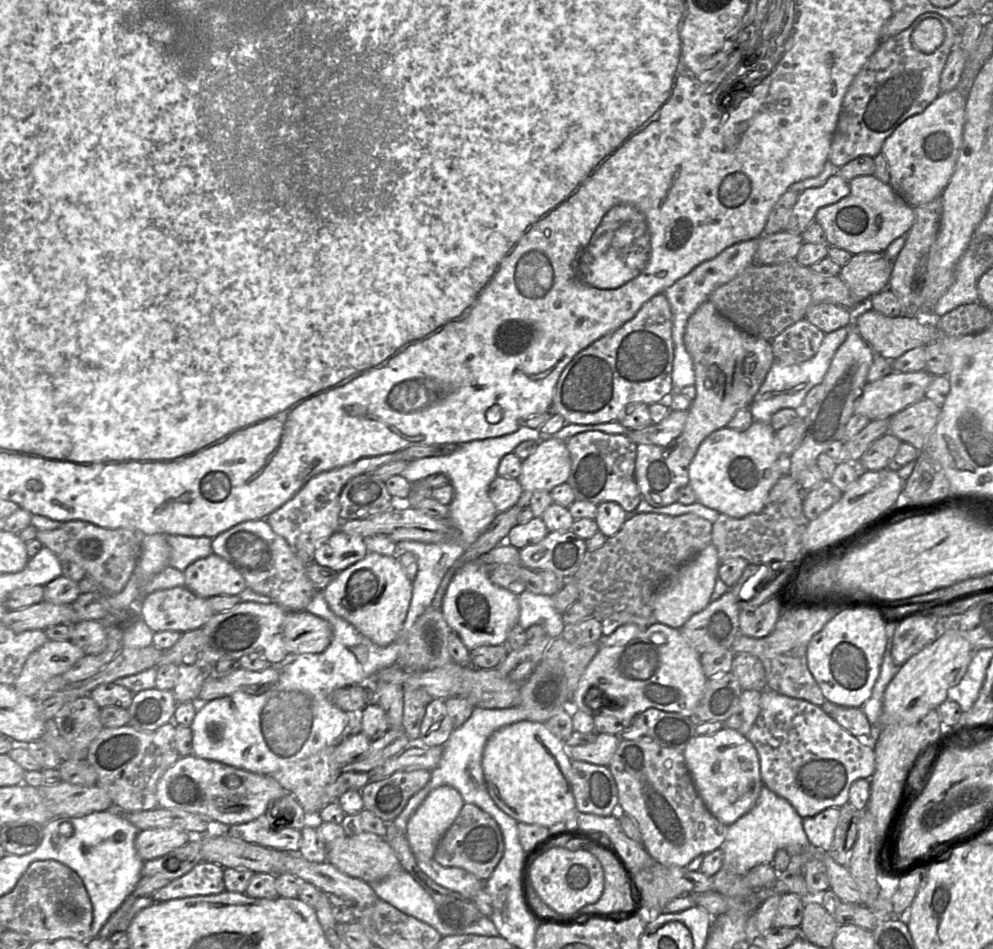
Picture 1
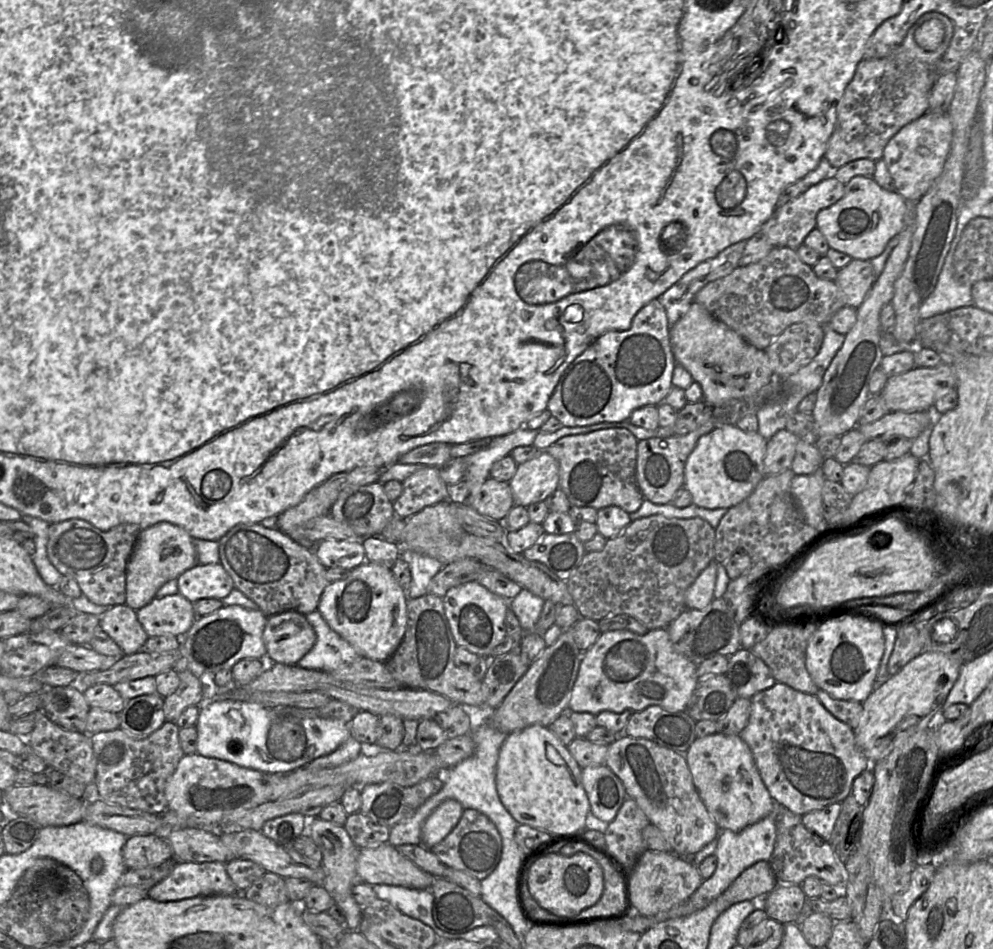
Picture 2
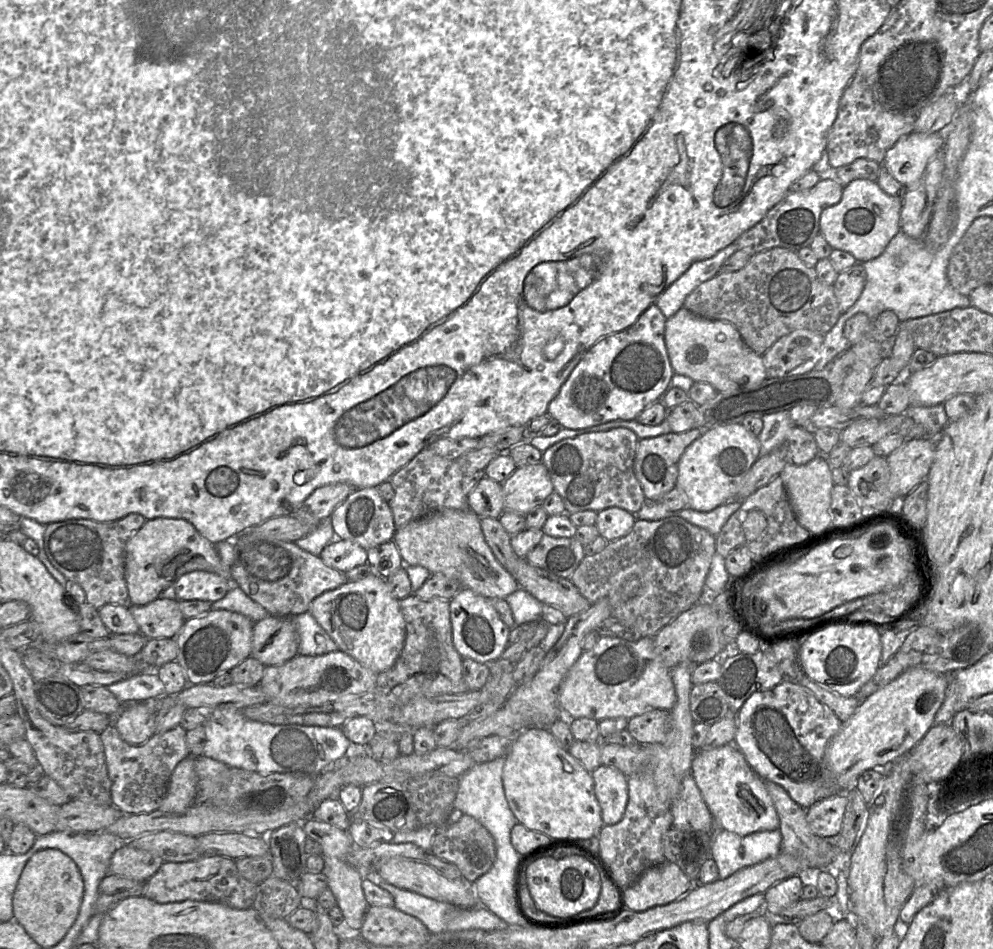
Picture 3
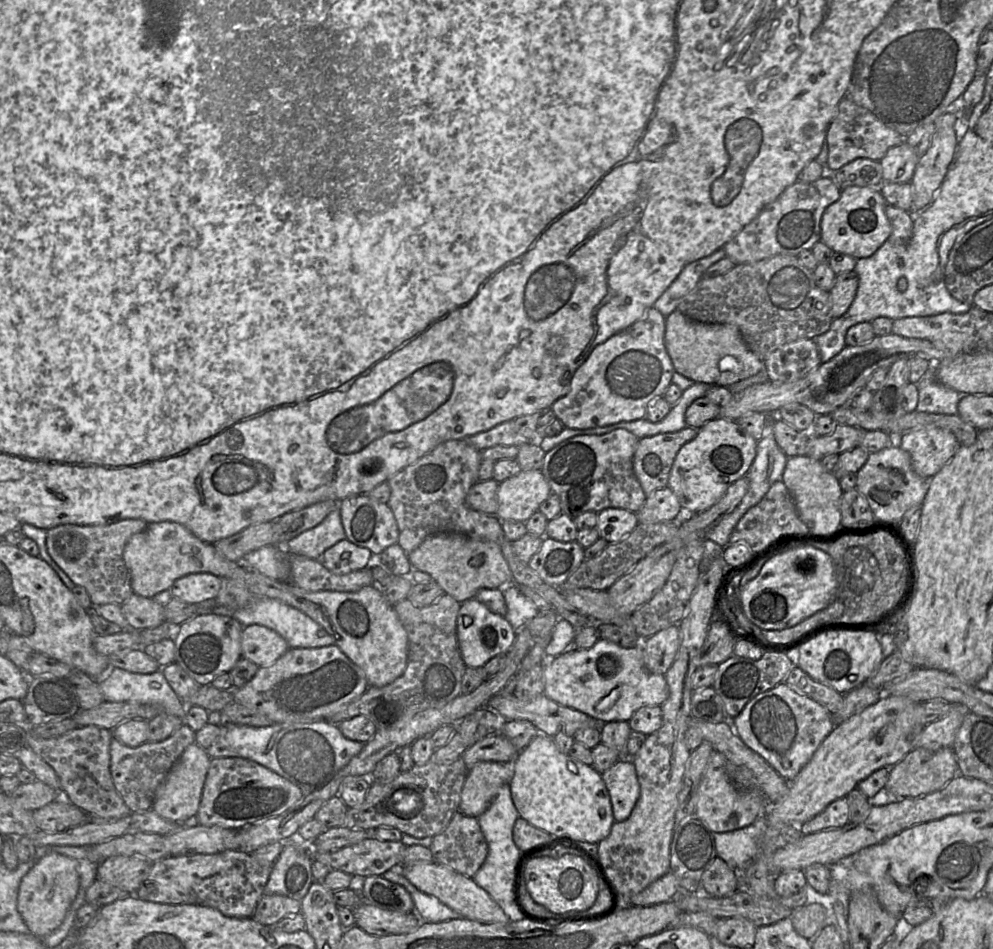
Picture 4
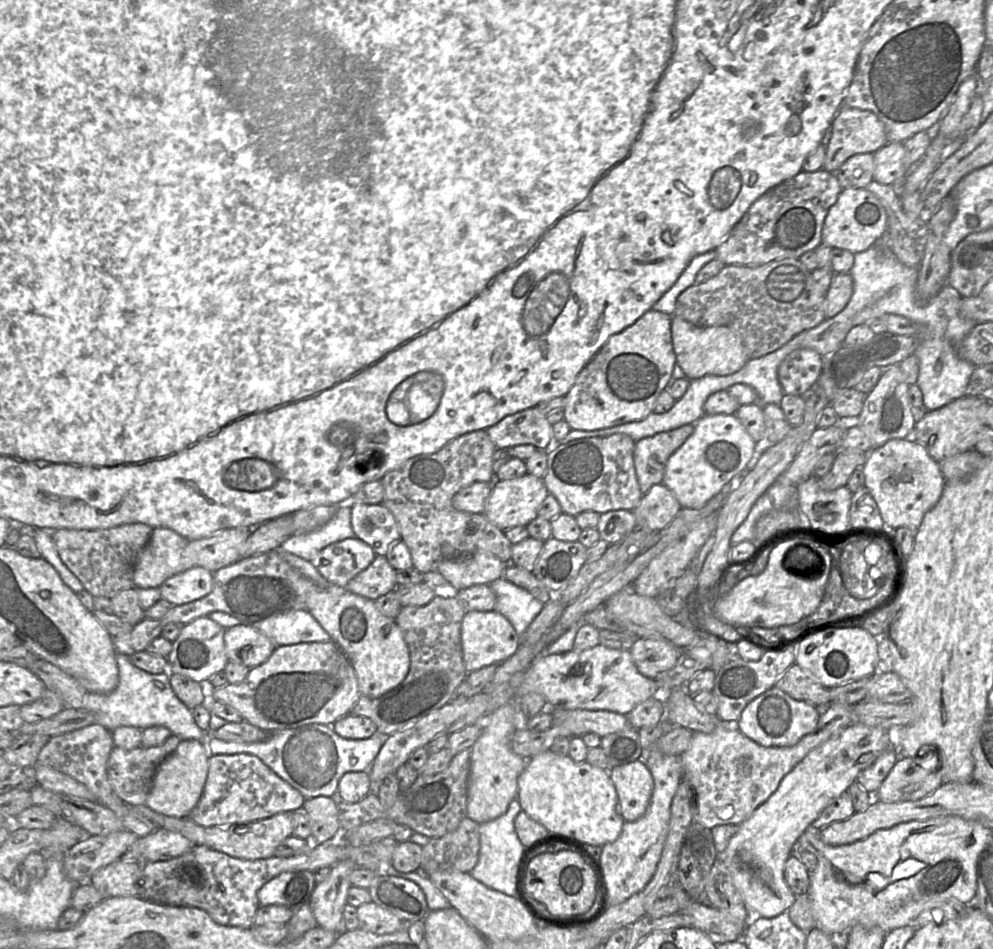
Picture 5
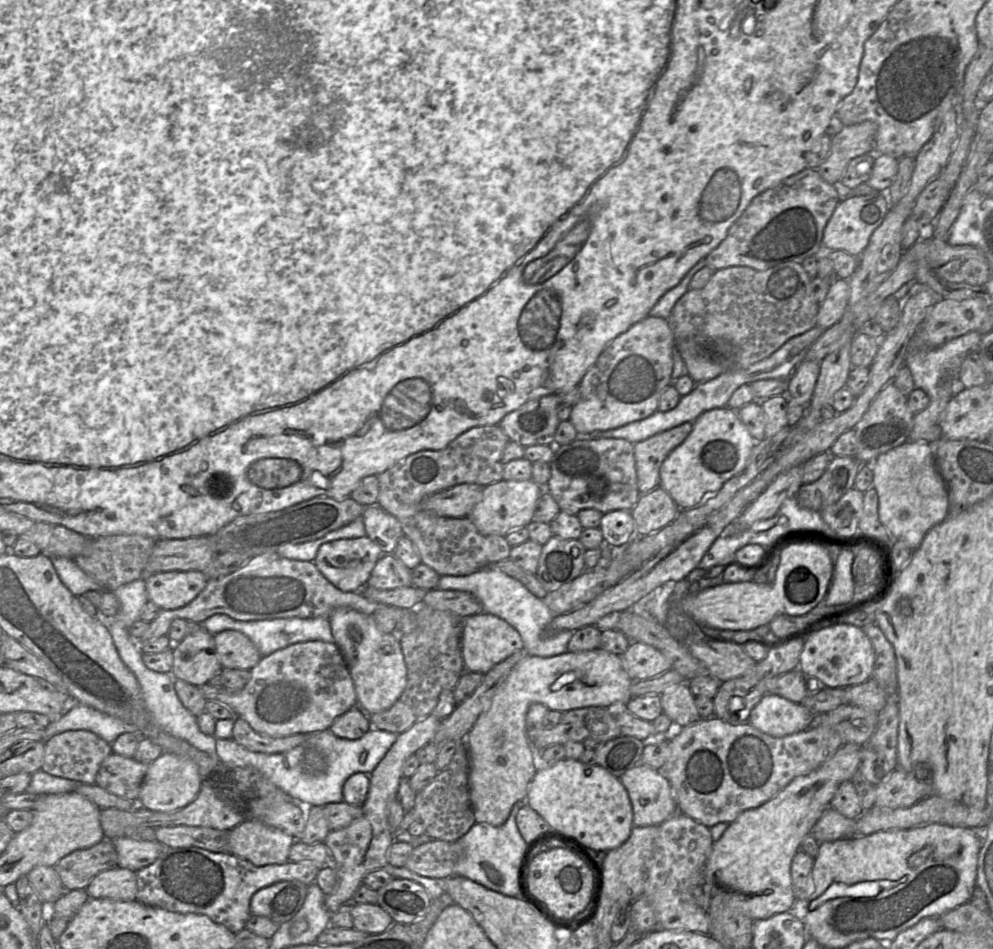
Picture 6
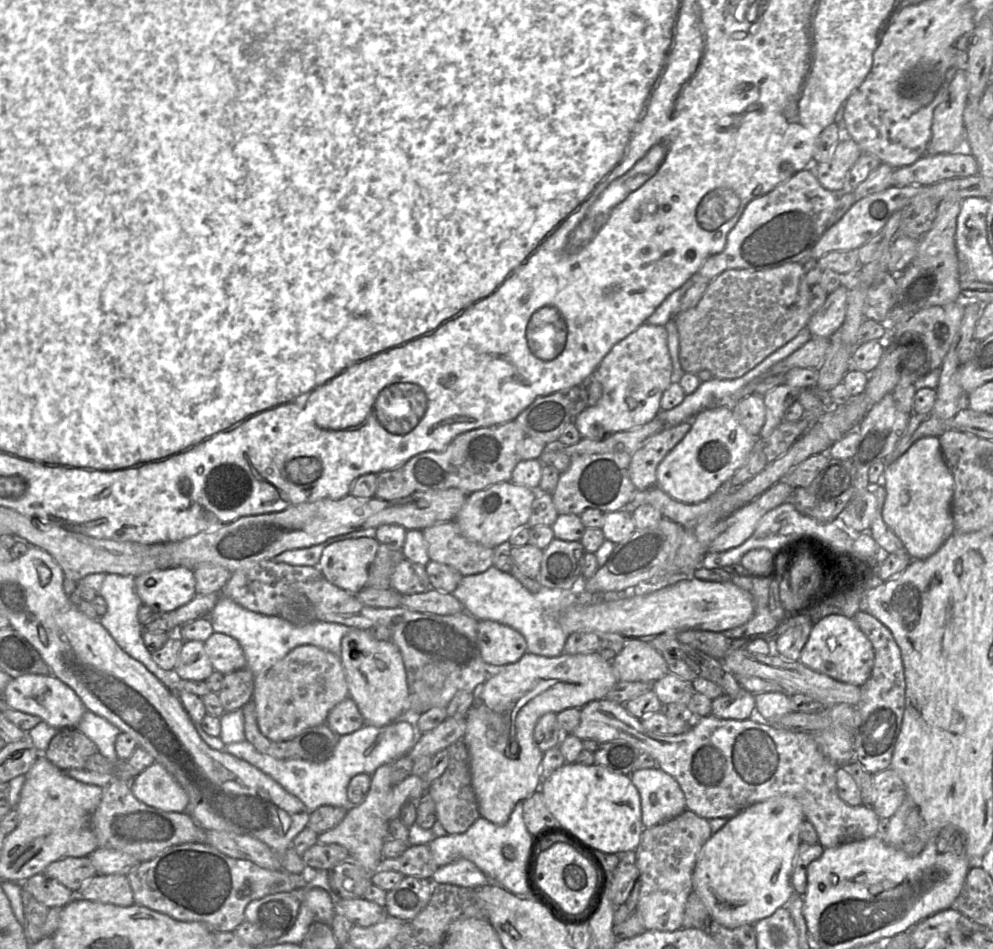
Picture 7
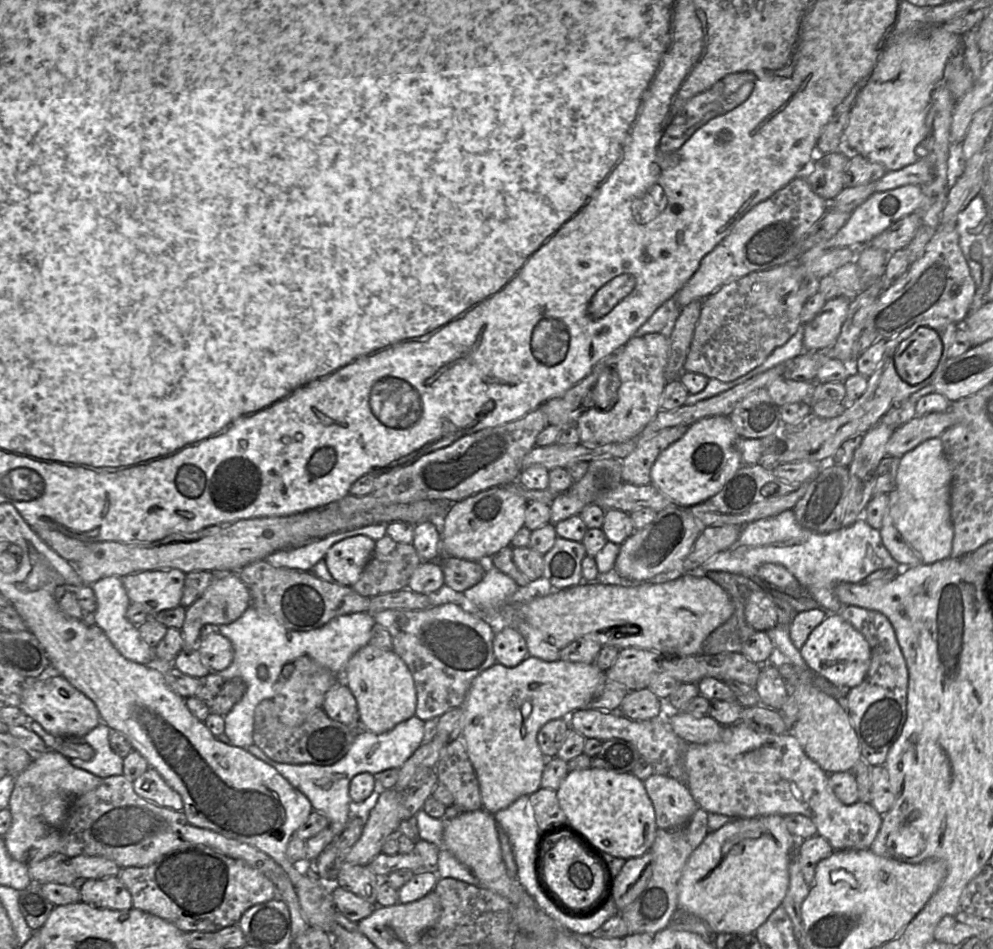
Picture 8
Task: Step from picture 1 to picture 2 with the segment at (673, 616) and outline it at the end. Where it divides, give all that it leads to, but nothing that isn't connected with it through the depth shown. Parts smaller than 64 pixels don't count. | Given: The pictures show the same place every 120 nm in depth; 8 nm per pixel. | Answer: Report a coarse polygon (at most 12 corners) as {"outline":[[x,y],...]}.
{"outline":[[712,560],[685,593],[686,609],[714,599],[717,561]]}

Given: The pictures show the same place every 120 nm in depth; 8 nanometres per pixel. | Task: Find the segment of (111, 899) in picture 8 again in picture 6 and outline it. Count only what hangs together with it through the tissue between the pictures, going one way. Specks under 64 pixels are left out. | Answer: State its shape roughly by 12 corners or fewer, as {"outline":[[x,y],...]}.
{"outline":[[117,866],[97,874],[90,898],[134,901],[136,873]]}

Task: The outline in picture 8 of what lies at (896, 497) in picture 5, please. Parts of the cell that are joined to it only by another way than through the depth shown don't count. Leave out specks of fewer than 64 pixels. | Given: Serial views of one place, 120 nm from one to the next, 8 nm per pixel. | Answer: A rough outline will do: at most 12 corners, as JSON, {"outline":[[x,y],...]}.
{"outline":[[940,438],[899,460],[890,508],[923,564],[951,557],[952,471]]}

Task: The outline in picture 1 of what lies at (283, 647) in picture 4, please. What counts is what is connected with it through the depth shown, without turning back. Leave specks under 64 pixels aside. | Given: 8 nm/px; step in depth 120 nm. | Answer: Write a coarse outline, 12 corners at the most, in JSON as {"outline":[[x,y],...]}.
{"outline":[[288,612],[283,641],[290,656],[321,653],[332,639],[327,620]]}

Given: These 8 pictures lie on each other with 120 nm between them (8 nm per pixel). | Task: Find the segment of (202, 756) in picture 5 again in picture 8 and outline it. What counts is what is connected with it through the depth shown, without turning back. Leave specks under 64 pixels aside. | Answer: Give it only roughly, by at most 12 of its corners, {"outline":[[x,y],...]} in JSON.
{"outline":[[151,767],[133,781],[140,797],[183,810],[179,793]]}

